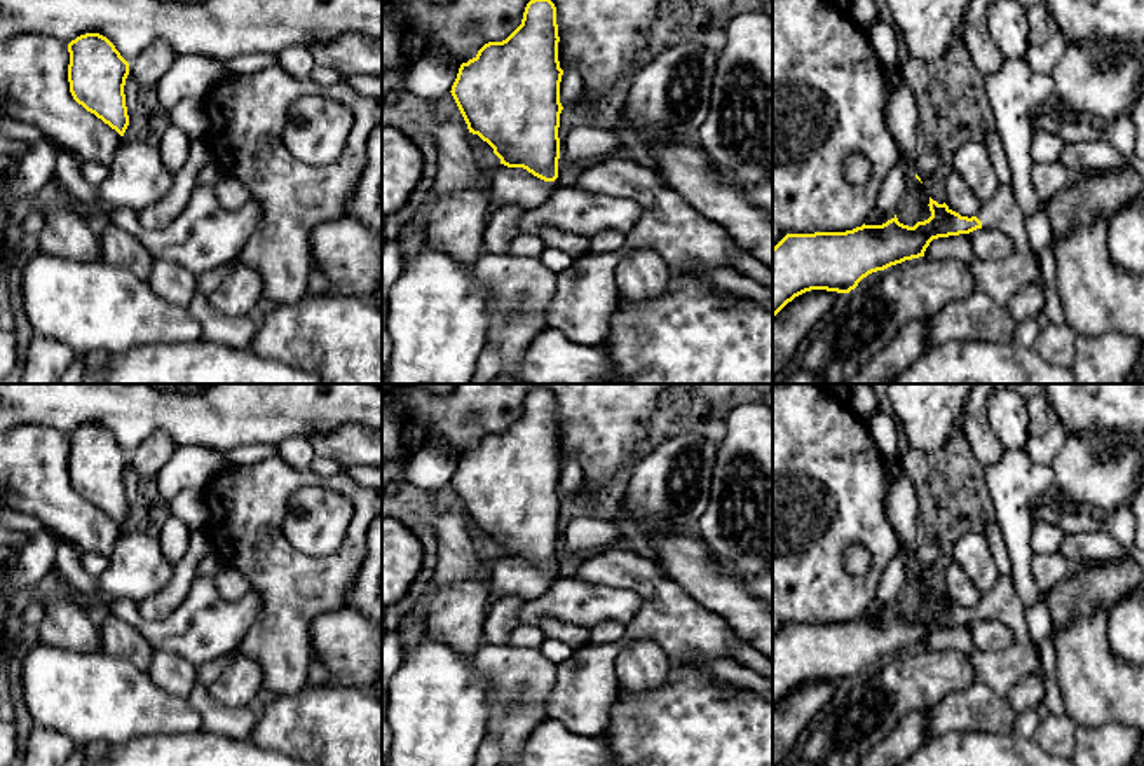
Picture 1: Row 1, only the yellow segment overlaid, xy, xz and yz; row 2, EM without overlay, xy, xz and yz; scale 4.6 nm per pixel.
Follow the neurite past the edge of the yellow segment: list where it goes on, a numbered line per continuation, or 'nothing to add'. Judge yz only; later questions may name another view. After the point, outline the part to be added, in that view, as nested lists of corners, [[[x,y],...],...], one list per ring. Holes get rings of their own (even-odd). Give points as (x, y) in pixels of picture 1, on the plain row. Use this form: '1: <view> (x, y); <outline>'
1: yz (1003, 604); [[[999,576],[992,592],[982,595],[977,609],[985,619],[999,619],[1015,635],[1015,640],[1029,644],[1031,632],[1025,618],[1024,604],[1020,602],[1010,576]]]

